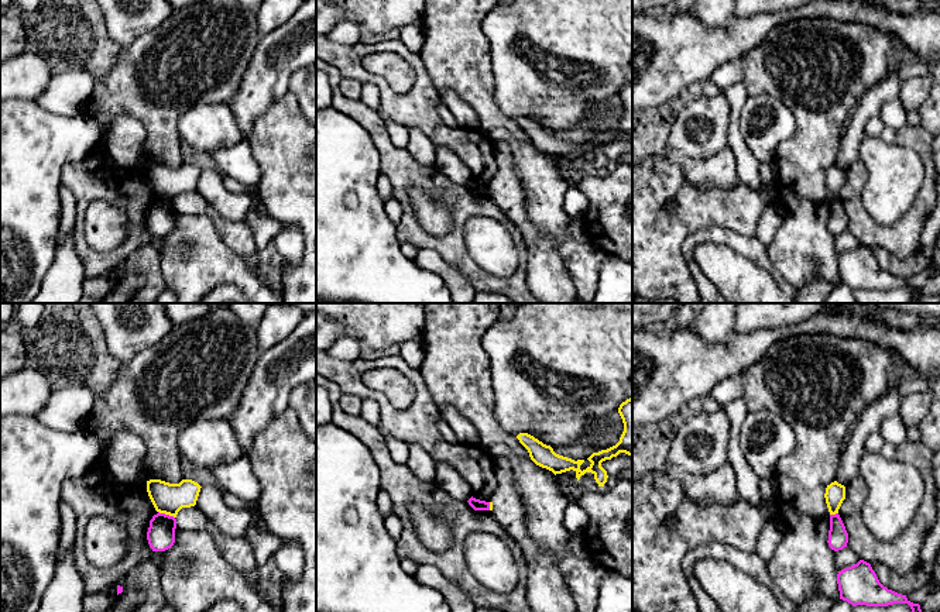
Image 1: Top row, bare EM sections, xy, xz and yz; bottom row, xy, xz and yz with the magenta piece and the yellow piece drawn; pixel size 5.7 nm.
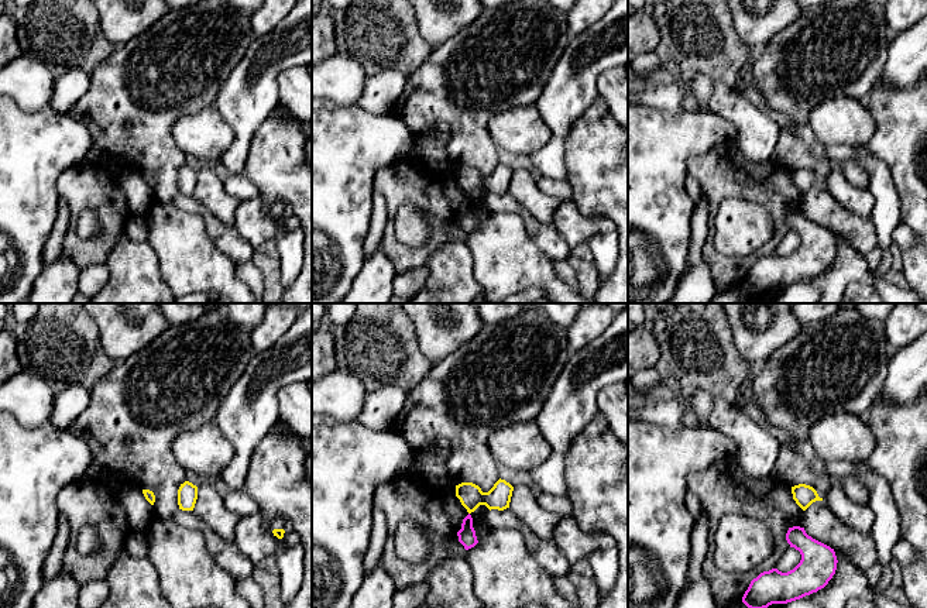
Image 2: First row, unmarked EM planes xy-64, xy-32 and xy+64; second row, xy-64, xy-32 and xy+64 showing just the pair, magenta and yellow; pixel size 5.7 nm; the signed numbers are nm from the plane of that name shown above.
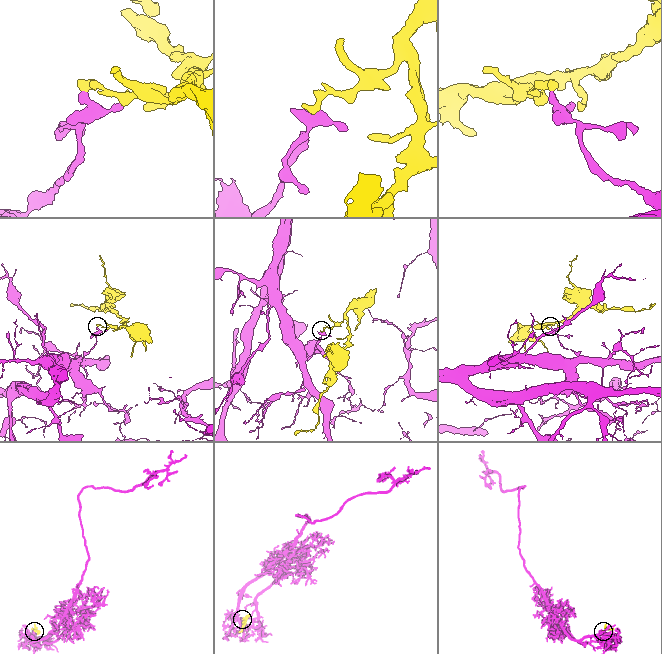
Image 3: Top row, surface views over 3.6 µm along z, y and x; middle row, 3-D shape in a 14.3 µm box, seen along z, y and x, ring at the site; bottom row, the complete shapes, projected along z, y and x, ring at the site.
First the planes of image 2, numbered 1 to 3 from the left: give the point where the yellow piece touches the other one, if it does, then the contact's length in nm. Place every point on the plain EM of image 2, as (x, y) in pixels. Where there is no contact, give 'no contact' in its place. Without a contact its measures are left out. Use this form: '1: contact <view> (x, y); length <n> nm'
1: no contact
2: no contact
3: no contact

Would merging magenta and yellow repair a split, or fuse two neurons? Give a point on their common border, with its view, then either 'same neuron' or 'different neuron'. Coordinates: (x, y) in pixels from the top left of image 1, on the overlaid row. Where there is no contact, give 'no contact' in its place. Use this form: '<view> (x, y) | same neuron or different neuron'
xy (167, 515) | different neuron

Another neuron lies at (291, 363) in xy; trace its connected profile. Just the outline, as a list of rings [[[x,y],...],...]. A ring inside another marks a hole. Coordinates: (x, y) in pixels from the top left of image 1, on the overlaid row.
[[[316,310],[306,313],[291,336],[277,345],[260,353],[258,361],[240,396],[239,405],[227,417],[244,453],[240,458],[229,464],[210,468],[210,472],[217,478],[220,488],[230,491],[254,506],[251,523],[258,525],[264,530],[268,530],[268,527],[260,506],[261,488],[253,472],[247,453],[258,433],[288,408],[291,391],[308,382],[316,382]]]

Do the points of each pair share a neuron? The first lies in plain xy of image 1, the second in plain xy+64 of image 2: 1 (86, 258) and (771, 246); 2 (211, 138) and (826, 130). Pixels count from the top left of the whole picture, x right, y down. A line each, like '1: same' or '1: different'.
1: same
2: same

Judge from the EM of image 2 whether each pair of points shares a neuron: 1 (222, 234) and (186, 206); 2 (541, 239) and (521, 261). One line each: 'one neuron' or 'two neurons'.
1: one neuron
2: two neurons

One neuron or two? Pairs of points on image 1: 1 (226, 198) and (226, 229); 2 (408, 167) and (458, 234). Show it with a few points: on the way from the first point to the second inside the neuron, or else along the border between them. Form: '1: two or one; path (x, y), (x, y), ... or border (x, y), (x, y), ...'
1: two; border (202, 195), (225, 217), (243, 222)
2: one; path (428, 178), (458, 205), (458, 215)

